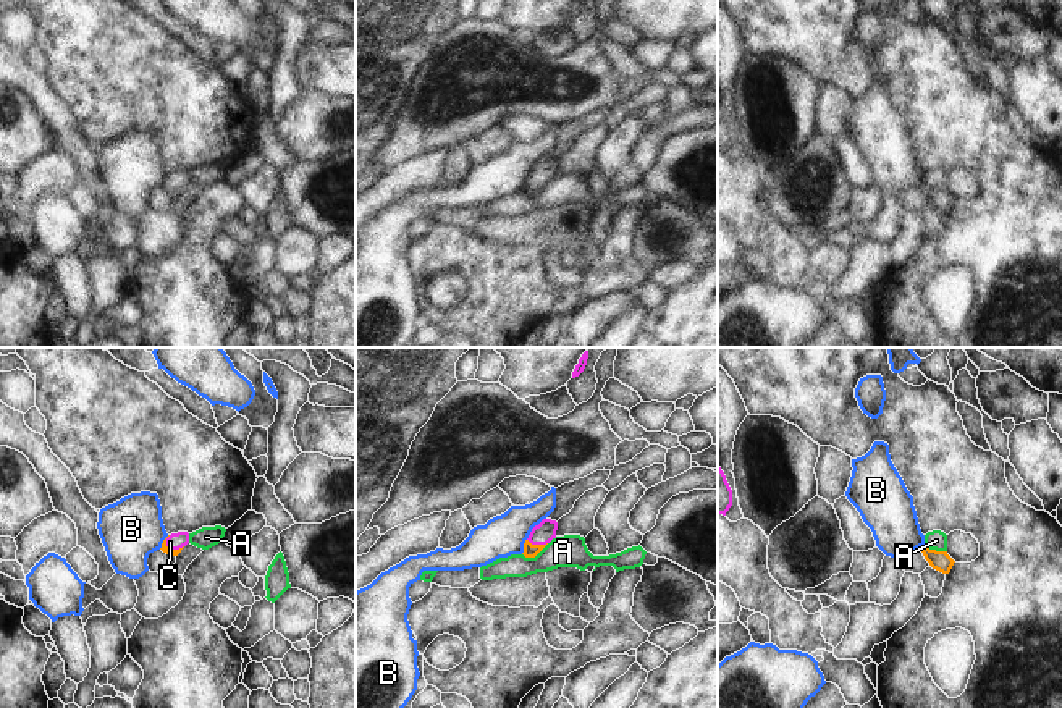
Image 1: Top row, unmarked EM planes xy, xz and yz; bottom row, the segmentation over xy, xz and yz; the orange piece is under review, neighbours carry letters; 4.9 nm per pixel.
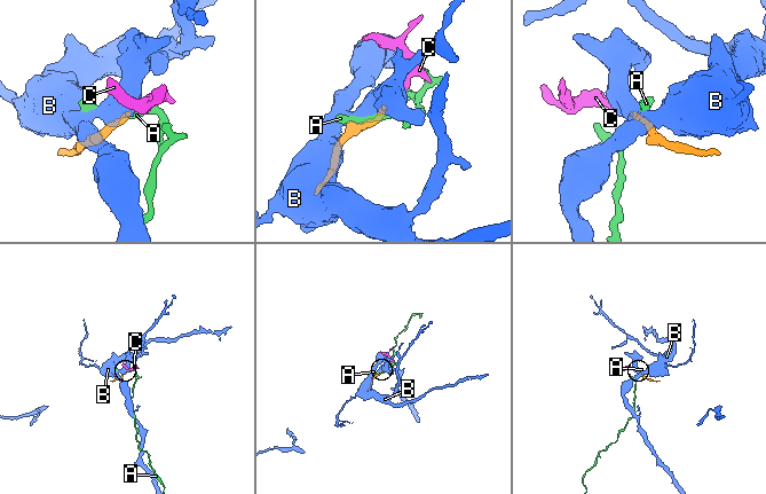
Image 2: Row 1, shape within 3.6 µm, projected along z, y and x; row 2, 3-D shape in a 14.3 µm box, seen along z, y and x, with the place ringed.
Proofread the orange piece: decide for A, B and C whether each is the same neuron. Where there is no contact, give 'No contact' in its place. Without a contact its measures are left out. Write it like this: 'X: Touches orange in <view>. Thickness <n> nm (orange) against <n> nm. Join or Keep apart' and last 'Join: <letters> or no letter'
A: Touches orange in xz. Thickness 70 nm (orange) against 160 nm. Keep apart
B: Touches orange in xz. Thickness 70 nm (orange) against 200 nm. Keep apart
C: Touches orange in xy. Thickness 40 nm (orange) against 80 nm. Join
Join: C.

